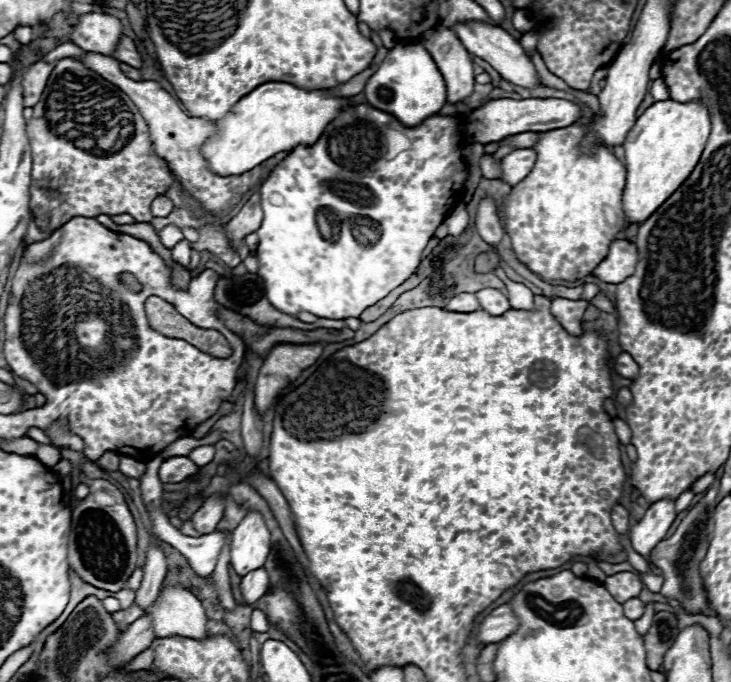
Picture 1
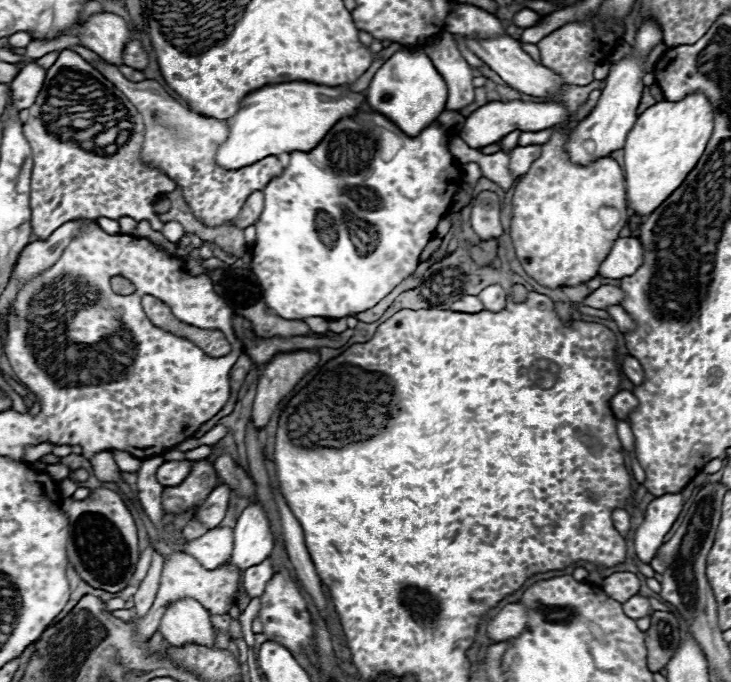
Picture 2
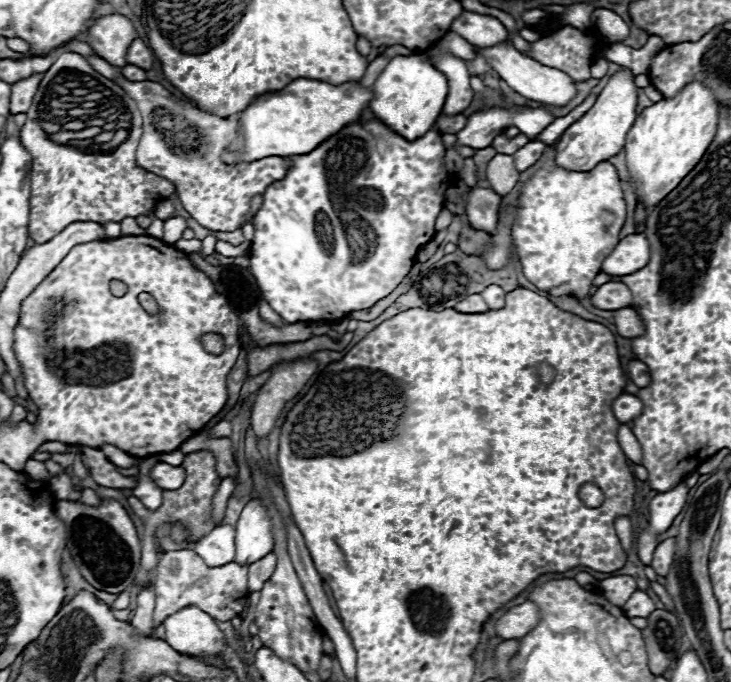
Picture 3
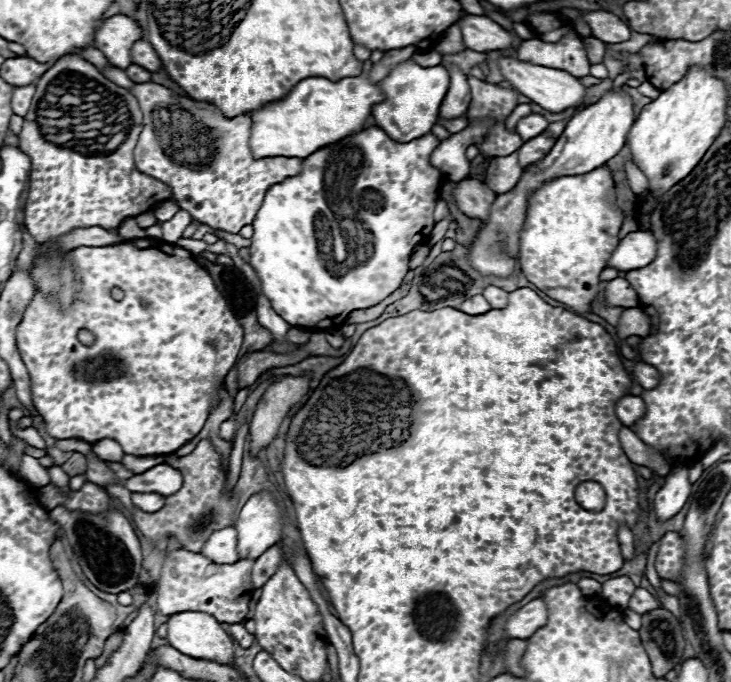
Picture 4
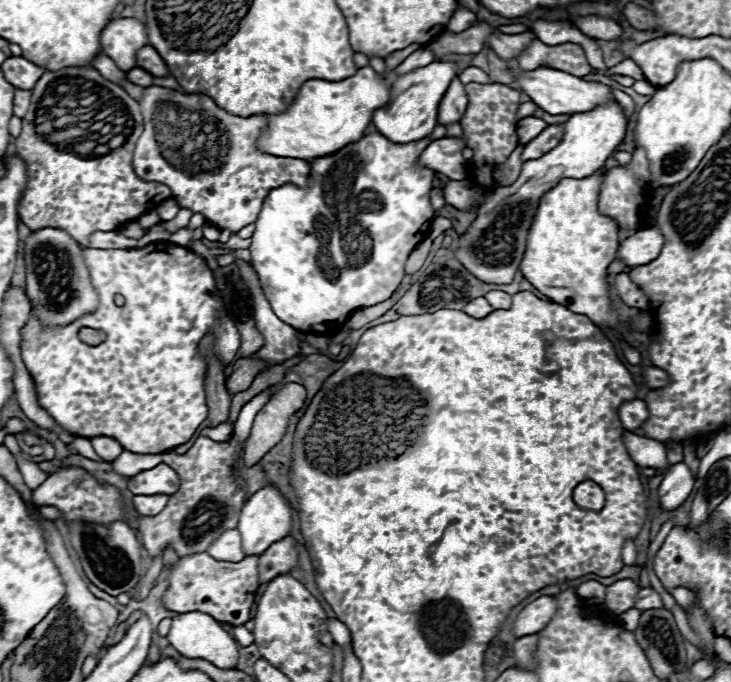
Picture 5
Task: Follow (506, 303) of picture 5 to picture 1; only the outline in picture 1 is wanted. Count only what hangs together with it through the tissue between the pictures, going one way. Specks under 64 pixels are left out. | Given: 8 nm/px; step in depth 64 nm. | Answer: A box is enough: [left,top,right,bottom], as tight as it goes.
[476,288,510,316]

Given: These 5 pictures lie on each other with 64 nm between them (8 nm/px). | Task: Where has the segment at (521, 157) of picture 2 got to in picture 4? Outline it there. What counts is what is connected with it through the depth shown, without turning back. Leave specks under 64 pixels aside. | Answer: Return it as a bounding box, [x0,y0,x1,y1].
[518,134,556,166]

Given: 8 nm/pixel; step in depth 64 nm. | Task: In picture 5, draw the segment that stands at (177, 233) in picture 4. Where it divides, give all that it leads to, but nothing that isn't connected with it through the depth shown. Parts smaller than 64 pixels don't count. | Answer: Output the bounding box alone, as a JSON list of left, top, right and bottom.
[166,210,192,234]

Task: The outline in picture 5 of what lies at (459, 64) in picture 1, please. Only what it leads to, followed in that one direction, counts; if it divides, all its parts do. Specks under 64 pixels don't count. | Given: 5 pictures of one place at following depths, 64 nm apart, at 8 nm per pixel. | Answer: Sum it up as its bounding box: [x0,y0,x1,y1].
[438,78,468,126]

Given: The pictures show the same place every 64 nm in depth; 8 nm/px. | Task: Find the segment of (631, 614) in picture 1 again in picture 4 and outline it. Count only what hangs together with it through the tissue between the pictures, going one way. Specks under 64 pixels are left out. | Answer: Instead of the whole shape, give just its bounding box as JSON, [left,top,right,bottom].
[628,588,660,614]

